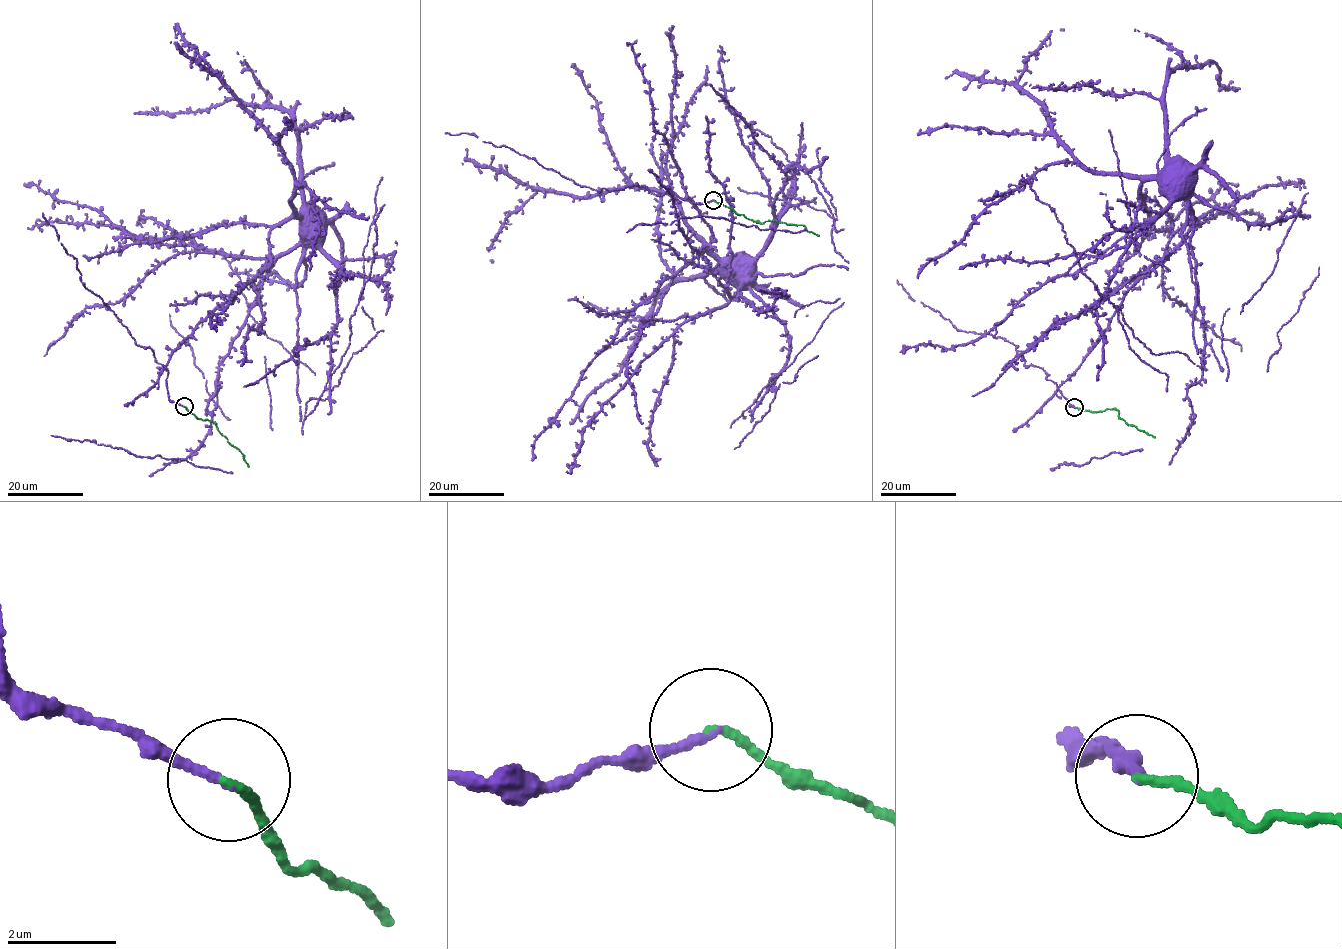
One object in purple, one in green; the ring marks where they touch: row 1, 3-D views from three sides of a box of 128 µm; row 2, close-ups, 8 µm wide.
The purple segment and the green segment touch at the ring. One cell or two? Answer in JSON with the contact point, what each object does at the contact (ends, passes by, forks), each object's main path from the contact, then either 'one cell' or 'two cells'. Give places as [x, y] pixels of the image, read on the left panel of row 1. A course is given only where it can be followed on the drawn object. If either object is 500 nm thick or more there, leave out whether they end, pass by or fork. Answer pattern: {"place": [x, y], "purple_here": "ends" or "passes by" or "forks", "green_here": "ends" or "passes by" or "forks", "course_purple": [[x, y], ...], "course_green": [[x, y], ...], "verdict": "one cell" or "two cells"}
{"place": [184, 406], "purple_here": "ends", "green_here": "ends", "course_purple": [[184, 406], [171, 401], [166, 381], [159, 379], [173, 353], [268, 263], [305, 240], [315, 224]], "course_green": [[184, 406], [198, 419], [215, 422], [221, 434], [243, 454], [248, 467]], "verdict": "one cell"}

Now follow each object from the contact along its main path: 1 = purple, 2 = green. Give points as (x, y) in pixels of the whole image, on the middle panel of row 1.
1: (712, 199), (673, 201), (680, 229), (733, 298), (741, 282), (736, 259)
2: (712, 199), (761, 224), (769, 221), (803, 225), (819, 236)

